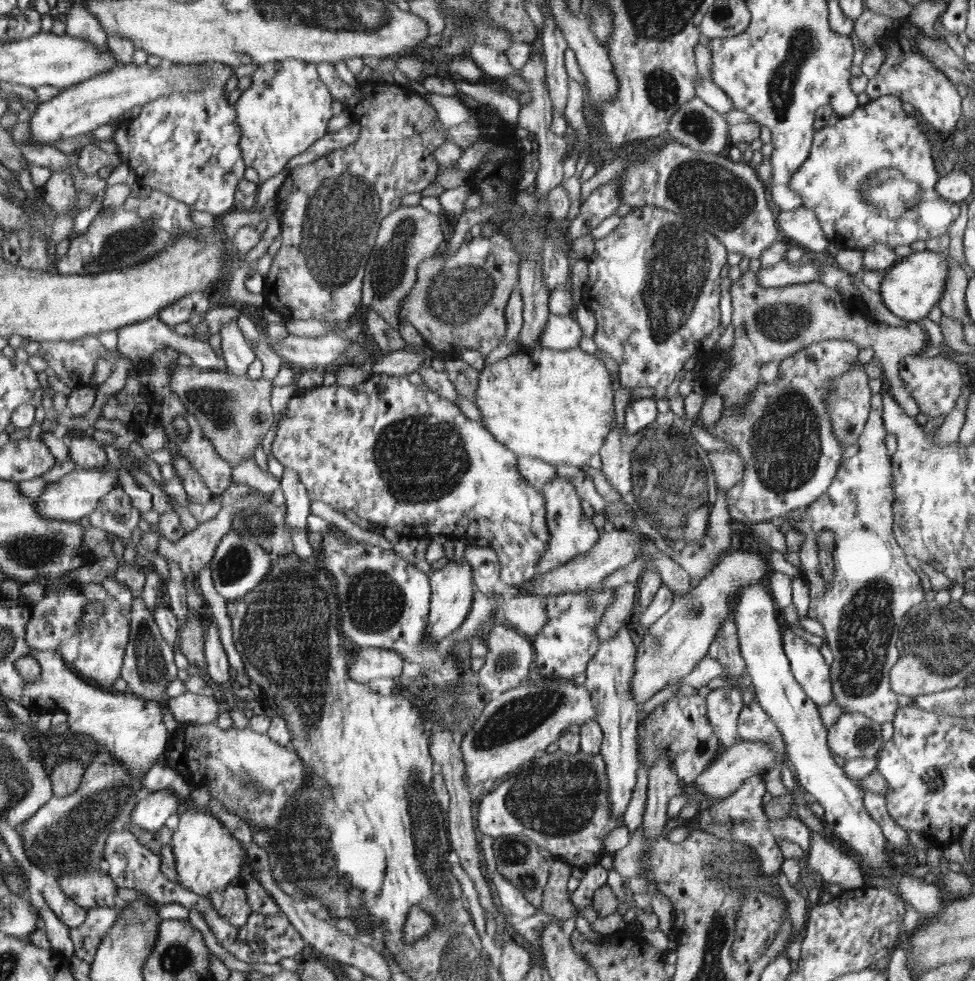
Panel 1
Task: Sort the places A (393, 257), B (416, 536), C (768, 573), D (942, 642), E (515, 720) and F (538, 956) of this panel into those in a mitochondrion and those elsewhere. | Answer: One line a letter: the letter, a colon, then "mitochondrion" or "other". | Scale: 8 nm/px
A: mitochondrion
B: other
C: other
D: mitochondrion
E: mitochondrion
F: other

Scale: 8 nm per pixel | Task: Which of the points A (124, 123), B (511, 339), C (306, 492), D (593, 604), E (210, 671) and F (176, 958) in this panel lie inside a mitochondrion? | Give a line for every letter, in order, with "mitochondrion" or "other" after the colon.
A: other
B: other
C: other
D: mitochondrion
E: other
F: mitochondrion

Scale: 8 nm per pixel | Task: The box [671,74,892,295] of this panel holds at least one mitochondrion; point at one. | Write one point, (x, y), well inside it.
(695, 124)

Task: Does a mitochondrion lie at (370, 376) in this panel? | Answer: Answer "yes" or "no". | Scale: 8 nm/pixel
no

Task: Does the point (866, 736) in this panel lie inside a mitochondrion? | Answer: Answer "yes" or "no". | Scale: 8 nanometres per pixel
yes

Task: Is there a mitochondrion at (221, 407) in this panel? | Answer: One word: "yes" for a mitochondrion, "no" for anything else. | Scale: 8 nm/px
yes

